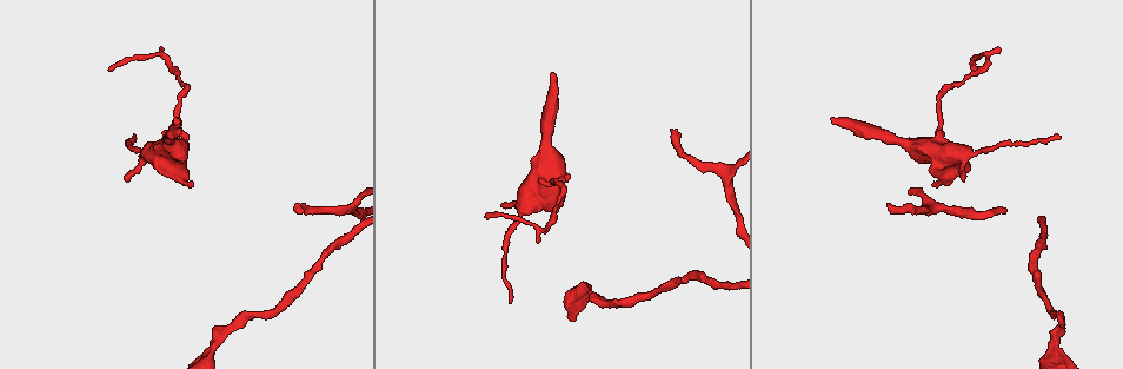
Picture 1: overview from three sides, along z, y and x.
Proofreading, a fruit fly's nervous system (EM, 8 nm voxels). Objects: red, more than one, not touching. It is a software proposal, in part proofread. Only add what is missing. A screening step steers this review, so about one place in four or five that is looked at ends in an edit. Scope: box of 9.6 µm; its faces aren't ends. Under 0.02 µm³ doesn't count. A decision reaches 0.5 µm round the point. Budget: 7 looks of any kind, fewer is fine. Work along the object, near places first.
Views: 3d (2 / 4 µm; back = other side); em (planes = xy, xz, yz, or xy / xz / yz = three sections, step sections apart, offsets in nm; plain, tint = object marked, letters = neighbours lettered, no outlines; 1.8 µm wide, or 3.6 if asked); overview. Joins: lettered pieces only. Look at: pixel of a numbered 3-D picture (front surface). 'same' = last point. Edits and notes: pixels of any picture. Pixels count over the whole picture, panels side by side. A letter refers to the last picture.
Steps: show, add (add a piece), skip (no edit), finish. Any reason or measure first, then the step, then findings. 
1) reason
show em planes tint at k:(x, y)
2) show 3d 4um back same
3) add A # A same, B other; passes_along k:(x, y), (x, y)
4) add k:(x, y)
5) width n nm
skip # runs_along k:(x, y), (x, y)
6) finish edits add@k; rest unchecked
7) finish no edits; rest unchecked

sudden change in width
show em planes plain at 1:(552, 179)

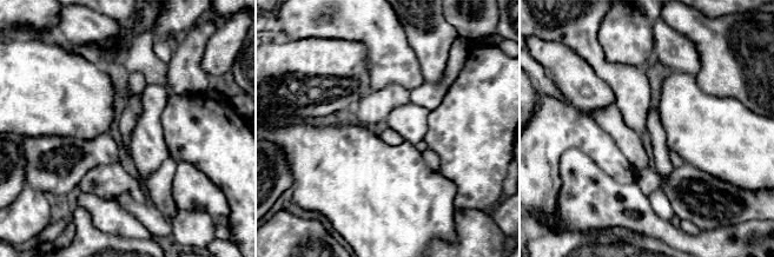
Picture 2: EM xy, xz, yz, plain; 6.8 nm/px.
show em planes letters same

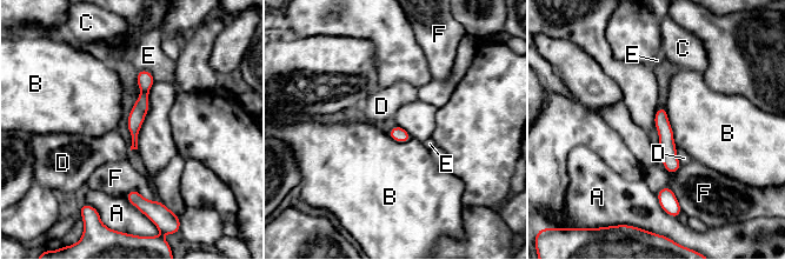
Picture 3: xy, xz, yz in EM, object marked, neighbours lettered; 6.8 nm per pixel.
skip # A other, B other, C other, D other, E other, F other; runs_along 3:(146, 73), (134, 146); no lettered piece goes on from it

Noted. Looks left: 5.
long arm stops here
show 3d 2um at 1:(172, 122)

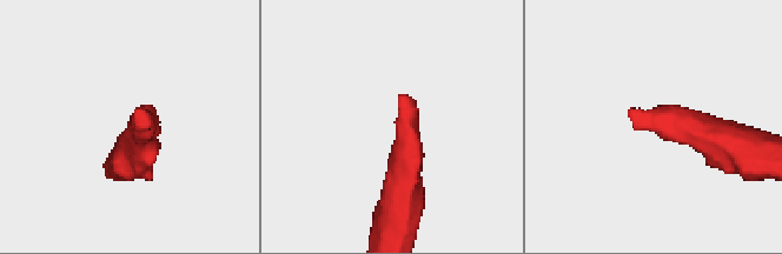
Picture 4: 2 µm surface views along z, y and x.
now the EM
show em 3.6um yz step 16 tint at 4:(628, 117)

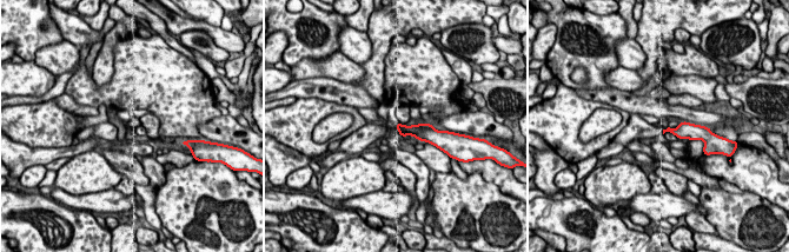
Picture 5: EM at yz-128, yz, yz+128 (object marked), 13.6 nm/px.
show em 3.6um planes letters same

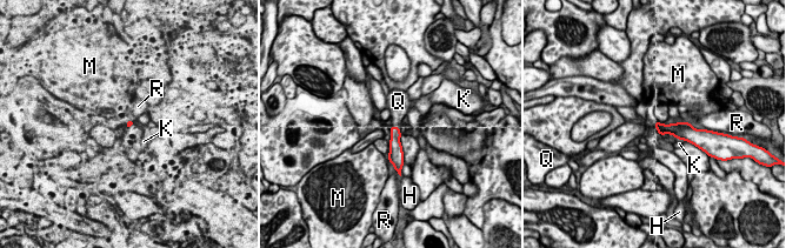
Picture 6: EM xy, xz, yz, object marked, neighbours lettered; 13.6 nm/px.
add Q # H other, K other, M other, Q same, R other; the neuron continues

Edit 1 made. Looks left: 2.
show em planes letters at 1:(886, 205)

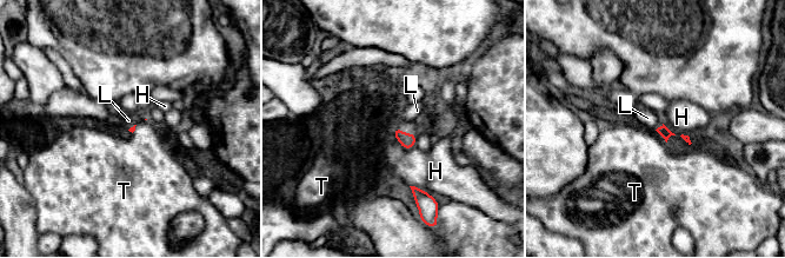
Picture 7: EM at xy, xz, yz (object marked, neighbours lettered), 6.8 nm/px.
add T # H other, L other, T same; passes_along 7:(407, 141), (407, 134), (407, 126); it goes on there

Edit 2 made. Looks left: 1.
finish edits add@6, add@7; rest unchecked

